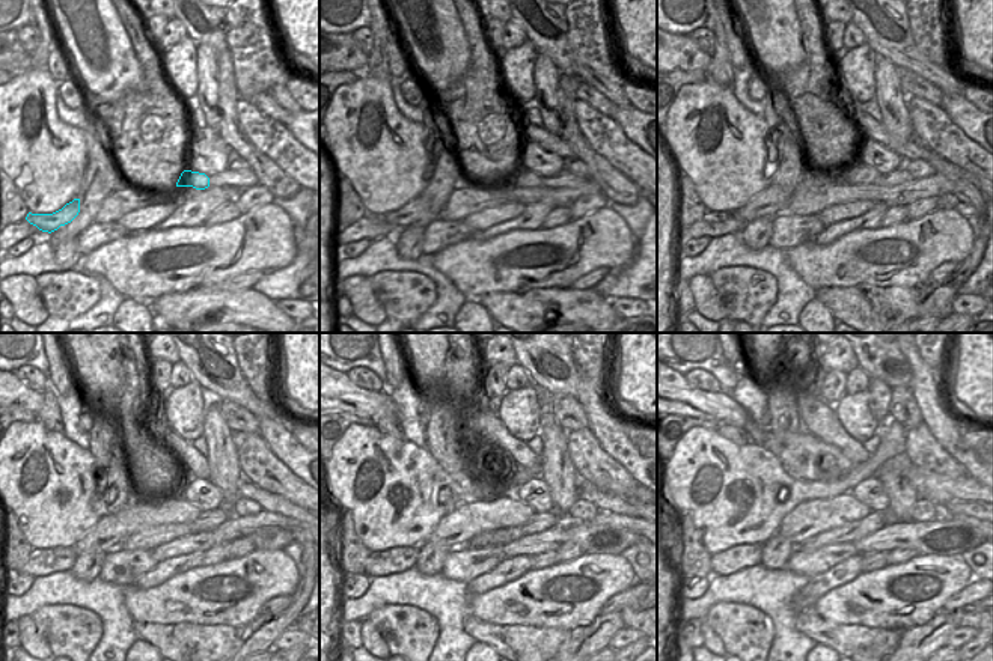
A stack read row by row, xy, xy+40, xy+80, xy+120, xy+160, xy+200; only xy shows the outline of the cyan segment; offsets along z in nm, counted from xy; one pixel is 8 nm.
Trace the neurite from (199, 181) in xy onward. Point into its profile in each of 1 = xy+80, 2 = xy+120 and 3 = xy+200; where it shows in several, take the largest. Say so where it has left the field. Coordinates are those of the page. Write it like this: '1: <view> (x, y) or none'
1: xy+80 (853, 172)
2: xy+120 (168, 508)
3: xy+200 (814, 517)

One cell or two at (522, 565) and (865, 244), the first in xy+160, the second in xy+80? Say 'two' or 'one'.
two

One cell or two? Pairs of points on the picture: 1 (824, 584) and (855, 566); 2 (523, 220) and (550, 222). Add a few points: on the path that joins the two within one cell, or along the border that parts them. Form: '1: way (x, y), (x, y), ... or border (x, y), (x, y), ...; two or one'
1: way (832, 578), (847, 571); one
2: border (556, 207), (540, 228); two

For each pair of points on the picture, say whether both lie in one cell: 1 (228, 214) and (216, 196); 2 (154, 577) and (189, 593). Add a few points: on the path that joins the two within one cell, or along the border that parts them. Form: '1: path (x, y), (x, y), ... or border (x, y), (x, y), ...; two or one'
1: border (235, 202), (223, 202), (202, 223); two
2: border (196, 565), (151, 587), (136, 587), (133, 584); two

